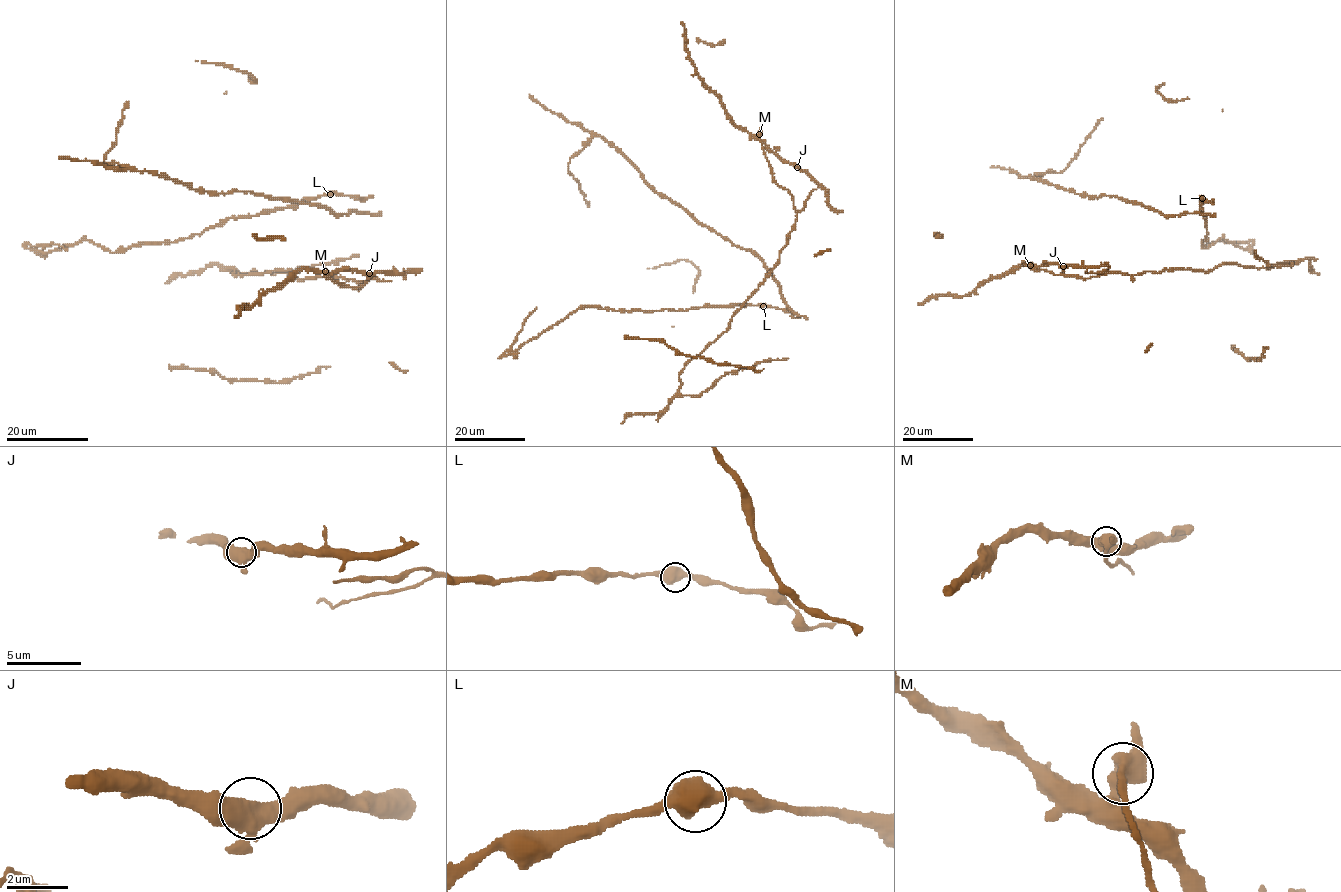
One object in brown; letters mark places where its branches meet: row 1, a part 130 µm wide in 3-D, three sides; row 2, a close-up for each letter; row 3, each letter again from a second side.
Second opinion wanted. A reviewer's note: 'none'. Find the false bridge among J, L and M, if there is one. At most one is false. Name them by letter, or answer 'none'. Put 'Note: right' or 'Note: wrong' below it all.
M
Note: wrong

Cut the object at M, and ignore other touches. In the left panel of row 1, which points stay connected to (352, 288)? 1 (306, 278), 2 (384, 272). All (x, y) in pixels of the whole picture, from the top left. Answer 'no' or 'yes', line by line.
1: yes
2: no

